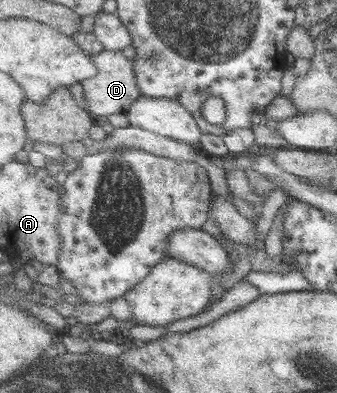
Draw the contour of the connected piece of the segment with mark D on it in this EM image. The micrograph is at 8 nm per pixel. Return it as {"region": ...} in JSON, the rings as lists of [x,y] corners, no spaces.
{"region":[[[105,50],[92,56],[93,63],[99,68],[99,73],[83,81],[84,98],[88,110],[100,121],[111,113],[127,113],[132,105],[143,96],[139,82],[137,82],[136,69],[132,59],[127,59],[121,51]]]}

